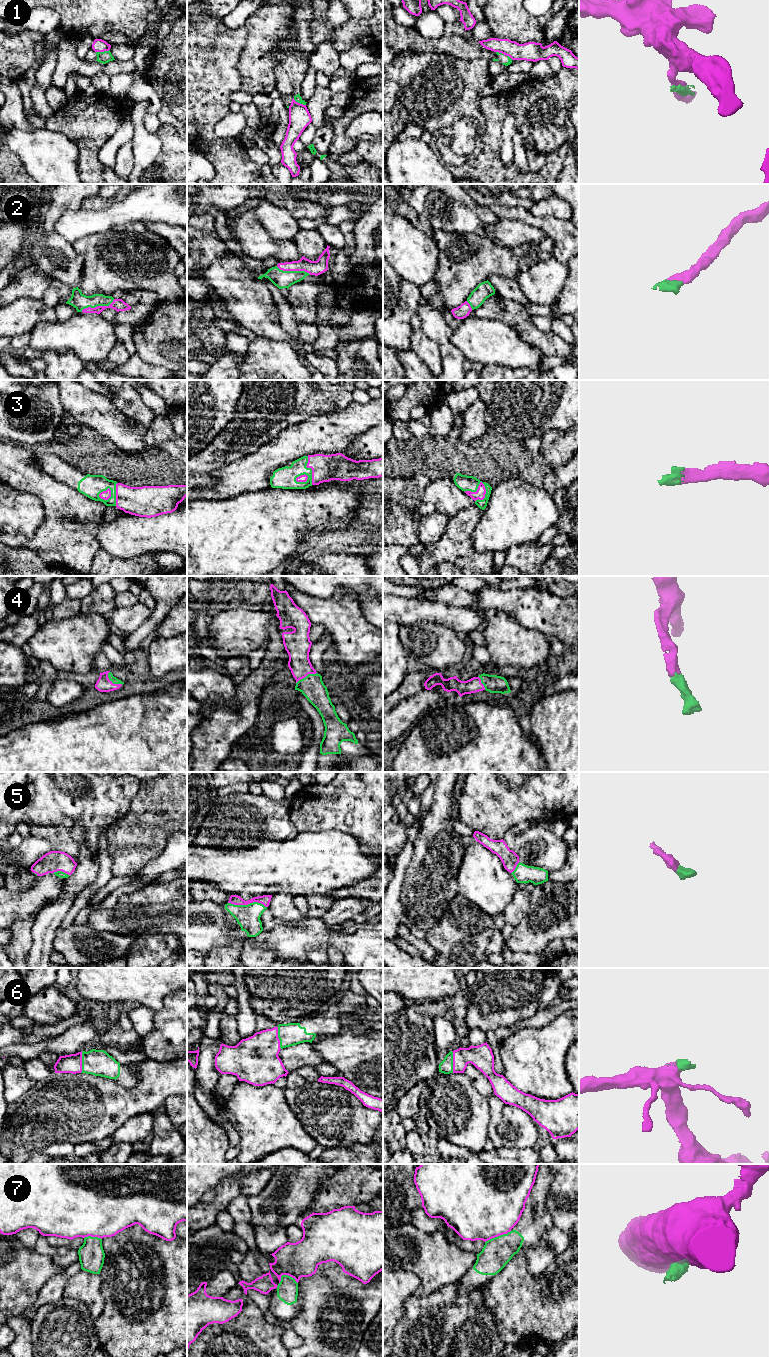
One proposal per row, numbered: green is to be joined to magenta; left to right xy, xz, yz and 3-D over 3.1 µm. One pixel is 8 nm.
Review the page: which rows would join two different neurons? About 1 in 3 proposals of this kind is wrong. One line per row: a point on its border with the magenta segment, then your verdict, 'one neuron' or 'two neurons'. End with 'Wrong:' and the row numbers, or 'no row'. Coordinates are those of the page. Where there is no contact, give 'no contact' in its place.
1: meets magenta in xy at (102, 51); two neurons
2: meets magenta in xy at (97, 306); one neuron
3: meets magenta in yz at (477, 489); one neuron
4: meets magenta in xy at (112, 683); one neuron
5: meets magenta in xz at (247, 904); one neuron
6: meets magenta in xy at (81, 1062); one neuron
7: meets magenta in yz at (497, 1236); two neurons
Wrong: 1, 7

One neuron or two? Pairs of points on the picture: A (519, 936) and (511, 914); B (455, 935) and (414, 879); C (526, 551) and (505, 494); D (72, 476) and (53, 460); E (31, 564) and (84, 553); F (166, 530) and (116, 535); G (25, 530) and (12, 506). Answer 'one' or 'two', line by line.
A: two
B: two
C: two
D: one
E: two
F: one
G: one

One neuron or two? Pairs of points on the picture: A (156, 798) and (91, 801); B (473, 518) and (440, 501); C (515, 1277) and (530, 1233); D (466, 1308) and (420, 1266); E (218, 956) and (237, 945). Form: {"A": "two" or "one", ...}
{"A": "two", "B": "two", "C": "two", "D": "two", "E": "one"}

